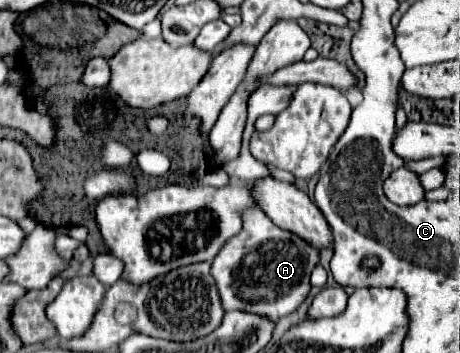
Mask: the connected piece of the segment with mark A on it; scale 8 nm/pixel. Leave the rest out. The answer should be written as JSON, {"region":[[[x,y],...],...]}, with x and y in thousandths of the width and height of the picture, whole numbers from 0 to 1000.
{"region":[[[541,589],[537,601],[528,601],[528,652],[515,669],[507,669],[463,737],[459,782],[472,799],[489,878],[515,873],[515,878],[537,878],[537,884],[554,884],[567,895],[585,895],[589,907],[607,907],[611,895],[633,890],[667,844],[676,822],[672,782],[676,782],[676,765],[689,754],[689,742],[693,742],[693,714],[676,703],[676,691],[598,640],[585,623],[585,612],[572,606],[567,595]]]}

